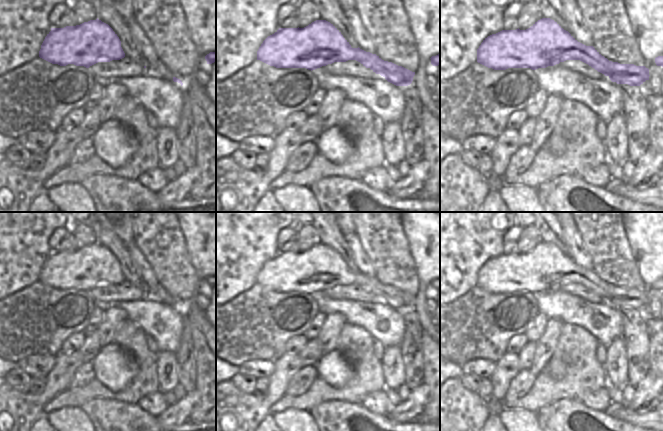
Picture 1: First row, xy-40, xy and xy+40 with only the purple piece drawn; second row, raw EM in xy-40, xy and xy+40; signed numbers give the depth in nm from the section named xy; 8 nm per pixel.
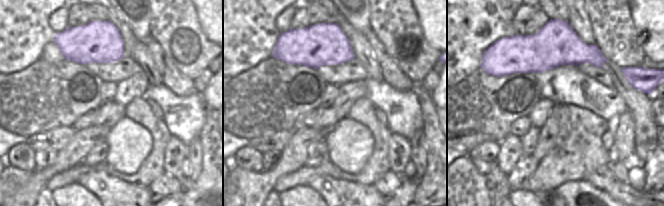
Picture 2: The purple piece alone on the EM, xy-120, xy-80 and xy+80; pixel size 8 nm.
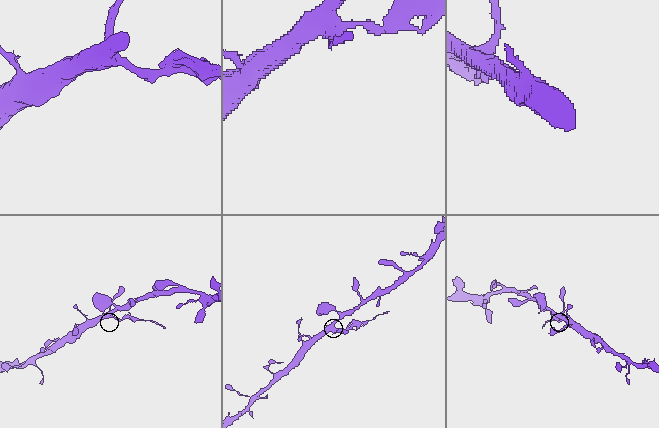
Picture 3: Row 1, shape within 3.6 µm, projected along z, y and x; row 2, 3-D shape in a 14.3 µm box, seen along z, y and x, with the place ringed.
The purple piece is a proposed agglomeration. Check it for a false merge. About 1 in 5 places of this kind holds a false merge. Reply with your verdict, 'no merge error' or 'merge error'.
merge error

